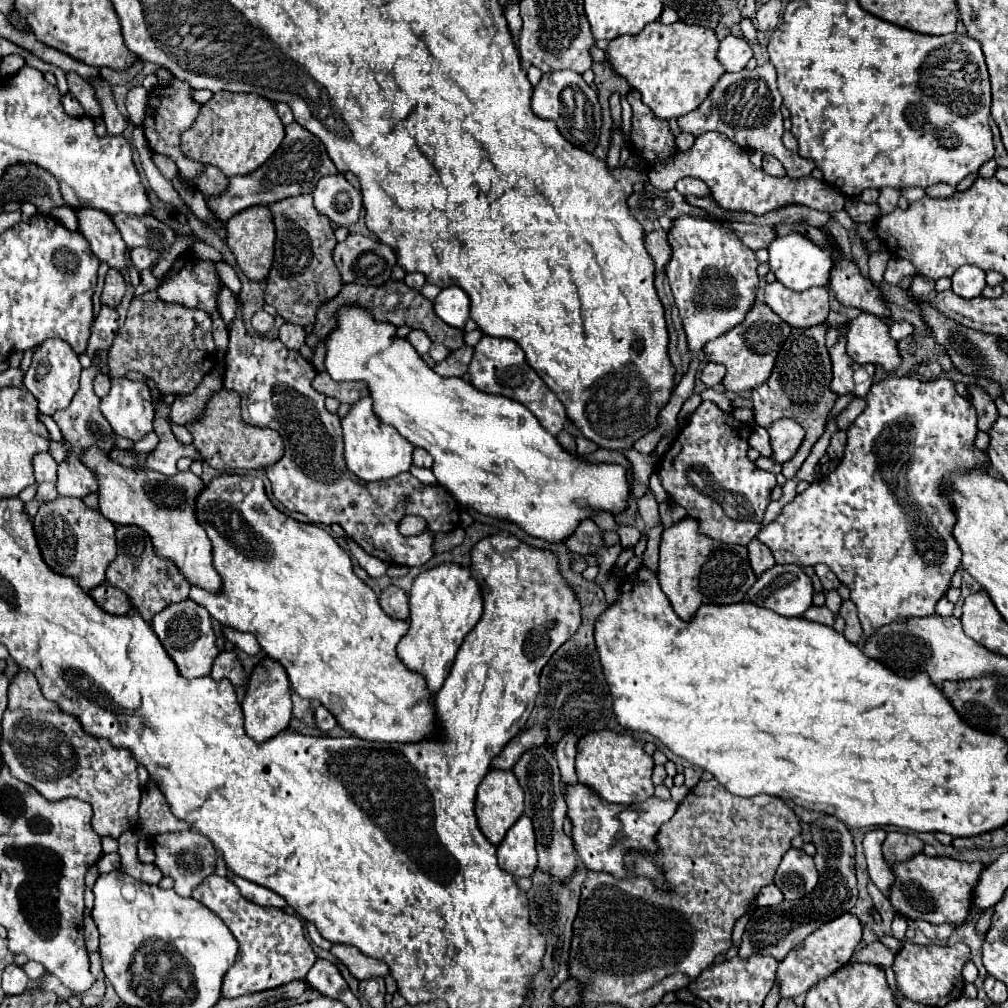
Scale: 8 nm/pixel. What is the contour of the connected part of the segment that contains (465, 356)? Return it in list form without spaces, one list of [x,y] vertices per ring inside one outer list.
[[[465,345],[457,351],[451,351],[449,357],[445,361],[437,363],[433,369],[435,369],[435,373],[439,373],[443,377],[463,377],[467,373],[471,359],[473,359],[473,347]]]

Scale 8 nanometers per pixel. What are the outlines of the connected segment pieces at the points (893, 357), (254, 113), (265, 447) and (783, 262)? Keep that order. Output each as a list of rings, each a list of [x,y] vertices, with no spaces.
[[[861,313],[857,319],[847,323],[847,353],[857,363],[873,363],[883,367],[885,373],[893,373],[901,363],[901,351],[897,341],[889,335],[885,319]]]
[[[219,91],[201,107],[197,121],[181,135],[181,151],[185,157],[213,165],[227,177],[247,175],[261,167],[281,145],[285,127],[275,111],[275,105],[255,93]]]
[[[221,389],[207,399],[203,415],[185,425],[203,461],[207,461],[219,473],[227,469],[235,469],[235,467],[237,469],[263,469],[279,461],[279,457],[283,455],[283,441],[279,433],[269,427],[253,427],[245,423],[239,413],[239,401],[241,401],[239,393]]]
[[[791,233],[787,237],[777,237],[769,247],[769,267],[771,273],[777,277],[791,291],[807,291],[811,287],[825,287],[831,269],[831,257],[825,249],[819,249],[807,237],[799,233]]]

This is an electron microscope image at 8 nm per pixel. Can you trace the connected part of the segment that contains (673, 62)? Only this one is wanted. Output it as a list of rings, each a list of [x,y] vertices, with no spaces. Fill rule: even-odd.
[[[655,21],[637,35],[623,35],[609,43],[607,57],[611,67],[629,81],[643,97],[643,103],[661,119],[677,119],[697,109],[711,93],[715,81],[725,73],[717,61],[719,39],[713,29],[675,21],[663,25]]]

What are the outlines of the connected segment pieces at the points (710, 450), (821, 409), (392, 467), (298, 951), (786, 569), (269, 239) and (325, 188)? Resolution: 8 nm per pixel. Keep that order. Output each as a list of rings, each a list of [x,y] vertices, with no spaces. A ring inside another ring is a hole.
[[[703,401],[697,407],[697,411],[691,415],[683,431],[677,435],[667,455],[661,457],[659,469],[657,469],[669,497],[681,507],[685,507],[689,517],[697,517],[699,527],[705,535],[713,539],[721,539],[723,543],[749,545],[755,539],[755,535],[761,529],[765,507],[771,501],[771,489],[777,485],[775,473],[757,469],[755,463],[747,459],[749,435],[751,435],[751,425],[735,421],[729,413],[719,409],[719,405],[715,405],[713,401]]]
[[[815,325],[809,329],[793,329],[787,337],[779,357],[775,361],[771,377],[753,391],[753,415],[759,427],[771,427],[779,419],[793,419],[805,429],[805,439],[793,459],[782,465],[781,473],[791,479],[803,465],[815,441],[823,435],[827,417],[837,401],[837,395],[829,389],[831,383],[831,361],[825,347],[825,325]]]
[[[363,397],[363,401],[357,401],[353,409],[347,413],[347,417],[341,419],[343,425],[343,439],[345,439],[345,461],[347,467],[351,467],[351,473],[355,473],[363,481],[381,481],[395,477],[399,473],[409,471],[413,465],[413,451],[415,445],[399,435],[391,425],[381,423],[373,409],[371,409],[371,397]]]
[[[209,875],[193,889],[193,899],[217,913],[239,941],[239,959],[223,979],[223,997],[241,997],[245,993],[275,989],[293,979],[303,979],[315,963],[317,957],[303,935],[301,919],[283,909],[261,907],[247,901],[229,877]]]
[[[775,565],[767,569],[747,597],[785,617],[801,617],[813,605],[813,585],[805,571],[797,565]]]
[[[259,205],[247,211],[241,211],[235,217],[231,217],[225,223],[225,227],[227,227],[227,247],[235,255],[241,271],[251,281],[257,281],[257,283],[265,281],[273,263],[273,247],[275,247],[275,227],[273,227],[269,209],[265,205]]]
[[[343,173],[323,177],[317,183],[313,197],[315,209],[341,227],[349,227],[359,219],[361,197]]]

